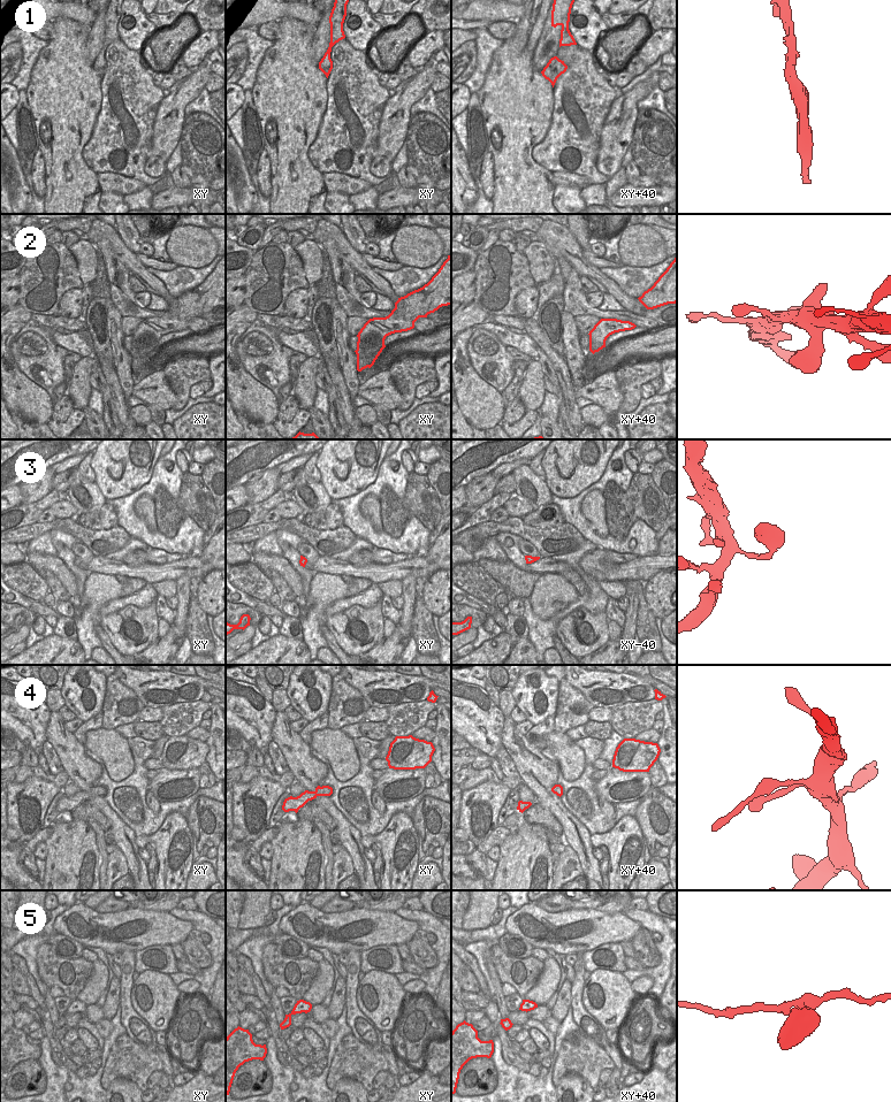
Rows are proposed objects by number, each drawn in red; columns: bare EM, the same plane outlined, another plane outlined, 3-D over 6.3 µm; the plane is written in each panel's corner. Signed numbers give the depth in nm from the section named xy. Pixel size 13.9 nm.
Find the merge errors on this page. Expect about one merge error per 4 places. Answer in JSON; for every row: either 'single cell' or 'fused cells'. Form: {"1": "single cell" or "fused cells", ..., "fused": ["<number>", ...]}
{"1": "fused cells", "2": "single cell", "3": "single cell", "4": "single cell", "5": "single cell", "fused": ["1"]}

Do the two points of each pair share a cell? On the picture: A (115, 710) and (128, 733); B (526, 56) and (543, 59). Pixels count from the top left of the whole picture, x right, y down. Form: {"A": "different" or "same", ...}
{"A": "different", "B": "different"}

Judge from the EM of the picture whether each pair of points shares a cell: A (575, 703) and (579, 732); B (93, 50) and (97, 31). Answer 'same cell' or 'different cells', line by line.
A: different cells
B: same cell

